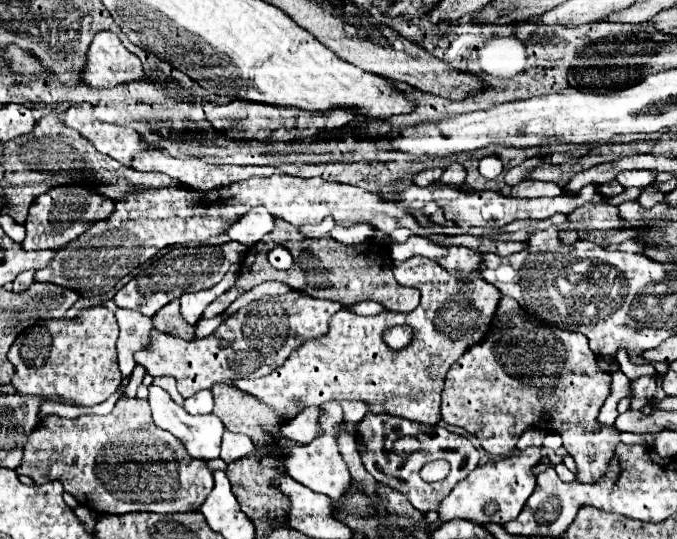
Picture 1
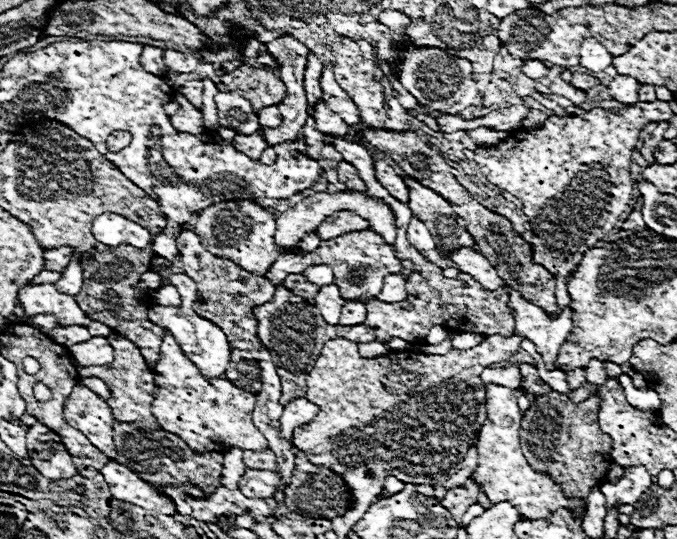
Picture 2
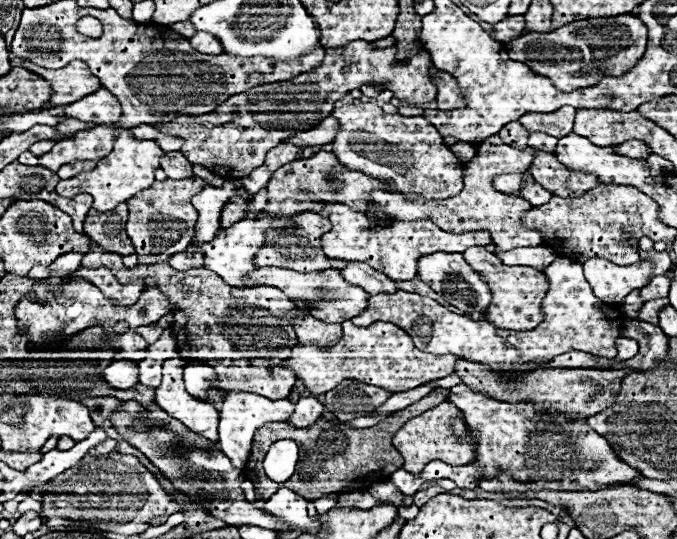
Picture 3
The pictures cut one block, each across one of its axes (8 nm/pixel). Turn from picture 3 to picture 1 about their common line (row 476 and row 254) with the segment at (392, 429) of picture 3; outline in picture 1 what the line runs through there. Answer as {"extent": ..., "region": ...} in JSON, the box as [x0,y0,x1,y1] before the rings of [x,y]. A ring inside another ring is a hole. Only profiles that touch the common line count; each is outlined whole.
{"extent":[204,224,418,318],"region":[[[276,224],[274,232],[266,234],[262,238],[262,242],[254,244],[250,248],[250,252],[246,254],[240,272],[238,272],[238,280],[236,284],[224,292],[218,300],[214,300],[206,310],[204,310],[204,318],[214,318],[216,314],[224,312],[234,300],[236,296],[240,296],[242,292],[248,292],[250,288],[254,288],[260,282],[266,280],[276,280],[282,282],[286,286],[290,286],[292,290],[304,292],[308,296],[314,298],[324,298],[324,300],[336,300],[340,302],[344,308],[350,308],[356,302],[362,300],[374,300],[380,302],[386,310],[394,310],[394,312],[412,312],[418,304],[418,292],[414,288],[404,288],[394,280],[392,274],[392,258],[388,254],[388,246],[386,251],[383,246],[378,246],[373,240],[367,244],[363,244],[363,248],[357,246],[342,246],[338,242],[334,242],[332,238],[320,238],[320,240],[296,240],[296,232],[294,228],[290,228],[288,224]],[[276,246],[284,246],[292,252],[294,258],[294,266],[288,270],[276,270],[266,254],[276,248]]]}

